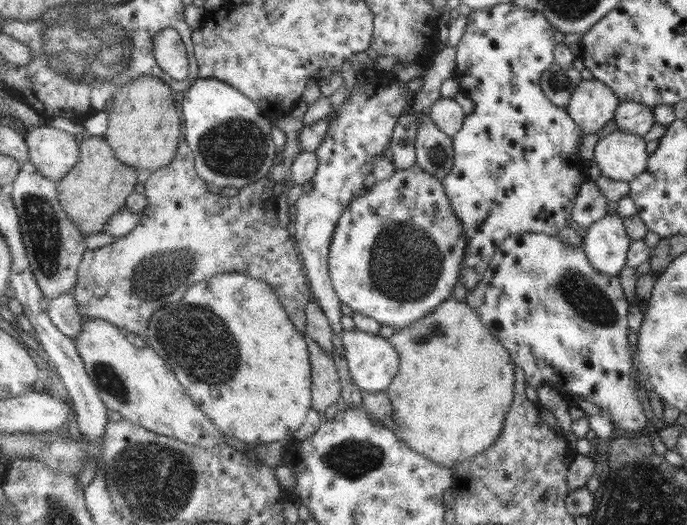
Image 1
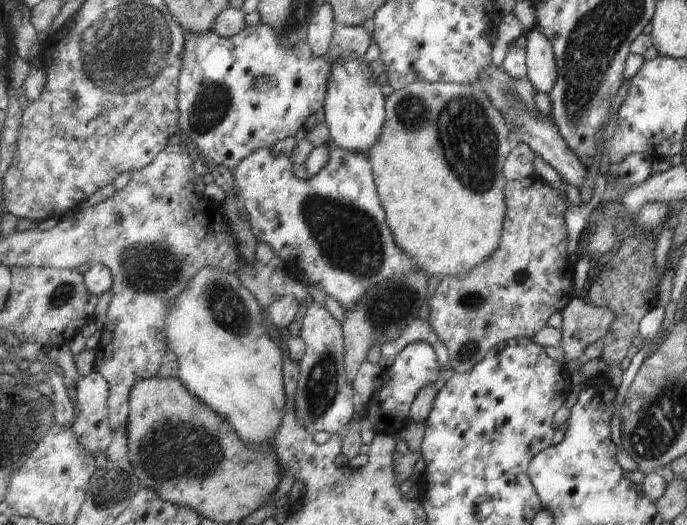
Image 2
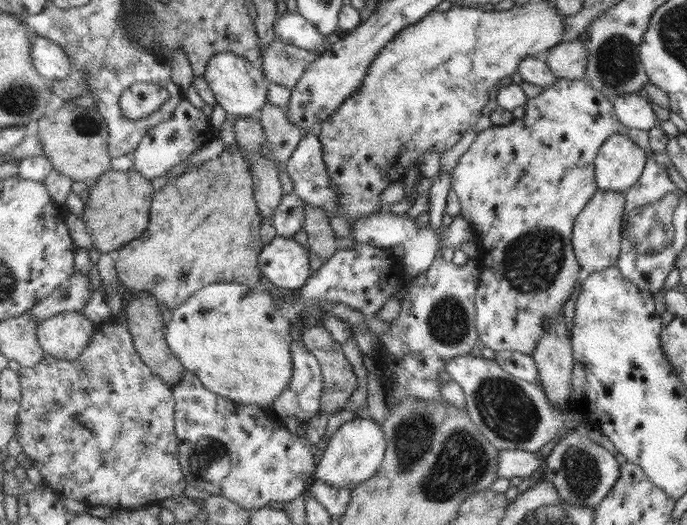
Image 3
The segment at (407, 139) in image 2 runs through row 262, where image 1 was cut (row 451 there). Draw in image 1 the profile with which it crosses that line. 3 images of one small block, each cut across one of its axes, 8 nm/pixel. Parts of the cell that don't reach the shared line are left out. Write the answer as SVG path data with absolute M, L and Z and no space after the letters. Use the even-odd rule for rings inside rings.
M449 299L412 326L395 330L389 340L400 356L400 370L387 390L400 426L400 438L423 456L451 468L491 447L501 434L515 399L516 364L480 314L466 302Z

